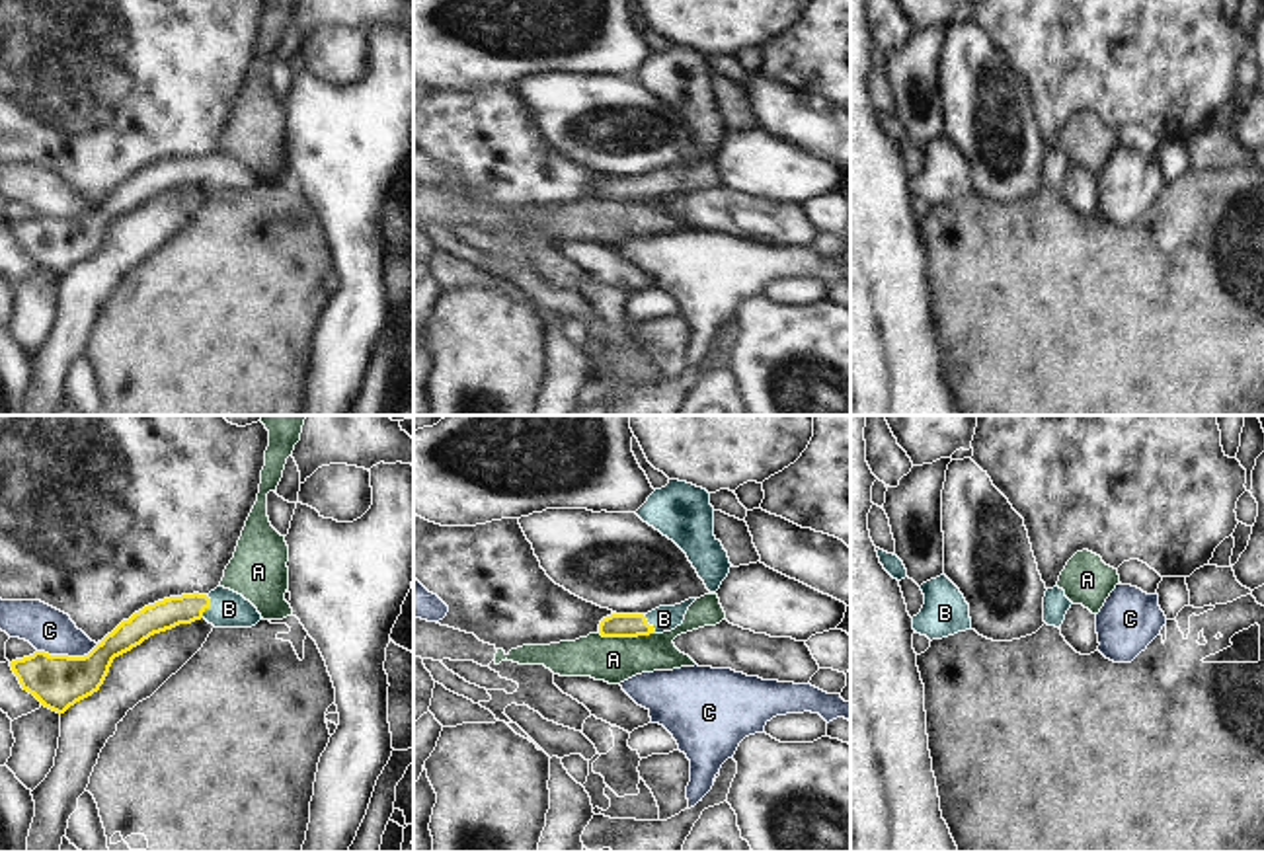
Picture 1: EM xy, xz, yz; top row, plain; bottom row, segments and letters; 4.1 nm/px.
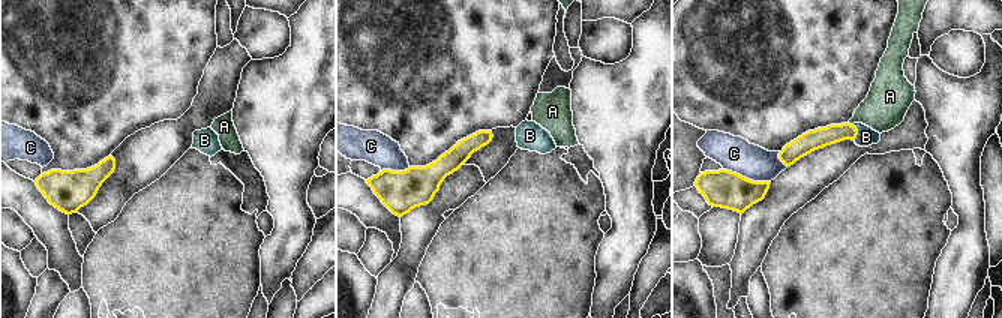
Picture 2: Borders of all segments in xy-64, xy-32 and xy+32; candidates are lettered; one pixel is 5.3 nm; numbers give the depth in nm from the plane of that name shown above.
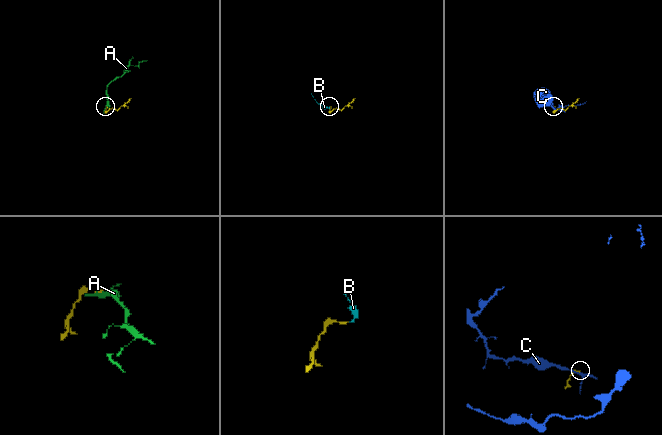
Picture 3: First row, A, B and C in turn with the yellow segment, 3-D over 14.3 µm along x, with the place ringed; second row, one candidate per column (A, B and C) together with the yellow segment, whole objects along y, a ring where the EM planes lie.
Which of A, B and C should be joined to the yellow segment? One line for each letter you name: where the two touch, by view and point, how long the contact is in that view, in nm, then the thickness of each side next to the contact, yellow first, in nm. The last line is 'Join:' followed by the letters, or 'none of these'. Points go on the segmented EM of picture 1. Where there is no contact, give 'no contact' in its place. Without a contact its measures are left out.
B: xy (209, 605) | 100 nm | 130/150 nm
Join: B

